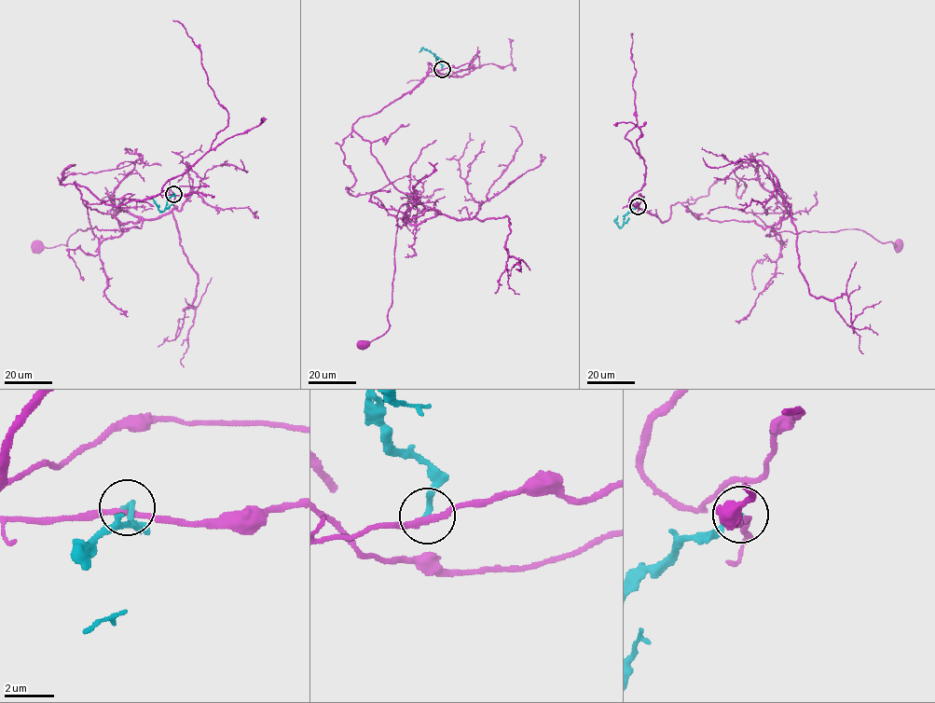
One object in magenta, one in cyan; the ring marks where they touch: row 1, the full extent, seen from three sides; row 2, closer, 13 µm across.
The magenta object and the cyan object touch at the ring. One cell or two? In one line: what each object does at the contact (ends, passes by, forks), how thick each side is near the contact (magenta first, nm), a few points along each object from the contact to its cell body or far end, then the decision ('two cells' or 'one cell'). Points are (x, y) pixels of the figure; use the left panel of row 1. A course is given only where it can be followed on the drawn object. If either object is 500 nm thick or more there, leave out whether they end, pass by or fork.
magenta passes by; cyan ends; calibres 240 and 240 nm; course magenta (172, 194), (113, 206), (76, 183), (90, 209), (142, 226), (96, 226), (67, 245), (37, 246); course cyan (173, 194), (163, 212), (153, 199); two cells

